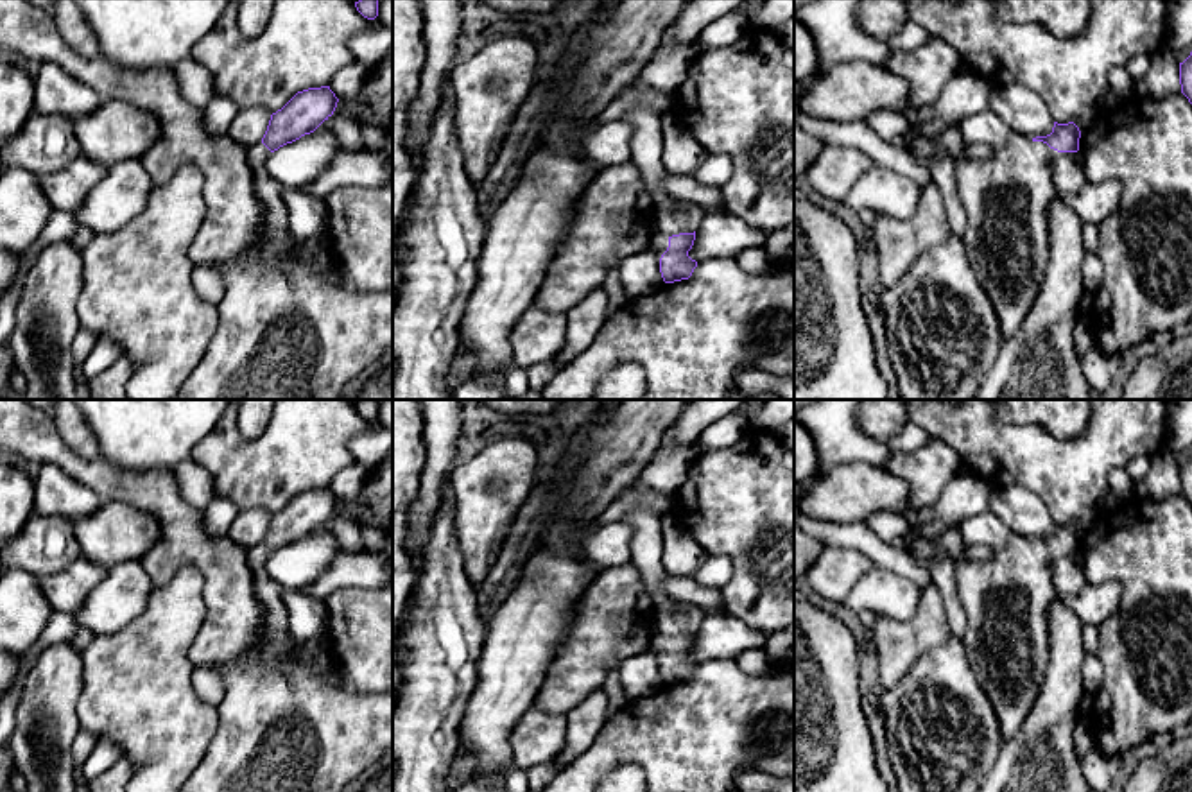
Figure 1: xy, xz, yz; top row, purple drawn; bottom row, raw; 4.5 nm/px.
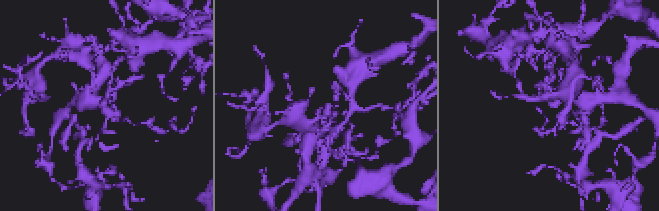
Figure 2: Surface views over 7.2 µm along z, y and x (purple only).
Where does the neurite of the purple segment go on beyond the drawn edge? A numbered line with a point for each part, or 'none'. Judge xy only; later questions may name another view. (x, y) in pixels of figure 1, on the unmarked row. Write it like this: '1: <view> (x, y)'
1: xy (275, 626)

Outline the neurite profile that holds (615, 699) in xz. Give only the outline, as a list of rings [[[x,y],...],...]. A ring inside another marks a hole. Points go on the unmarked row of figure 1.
[[[620,663],[609,668],[602,692],[606,693],[606,717],[618,713],[629,702],[620,684]]]

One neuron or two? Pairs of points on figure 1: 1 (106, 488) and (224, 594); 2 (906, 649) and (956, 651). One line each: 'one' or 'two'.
1: one
2: two

